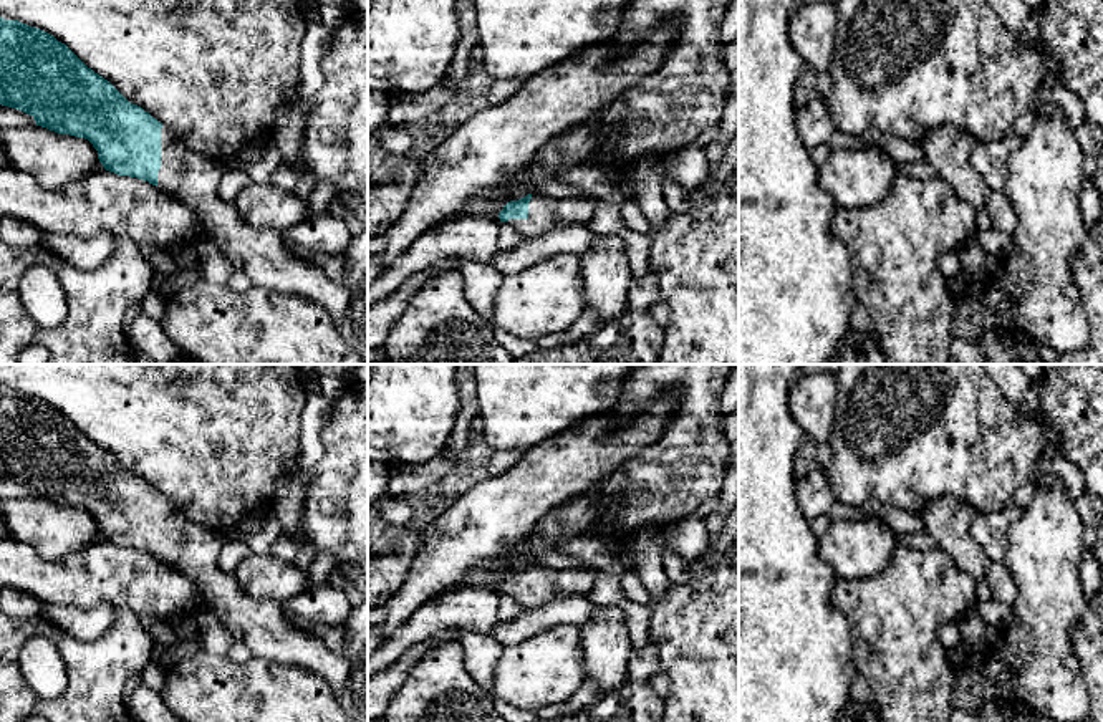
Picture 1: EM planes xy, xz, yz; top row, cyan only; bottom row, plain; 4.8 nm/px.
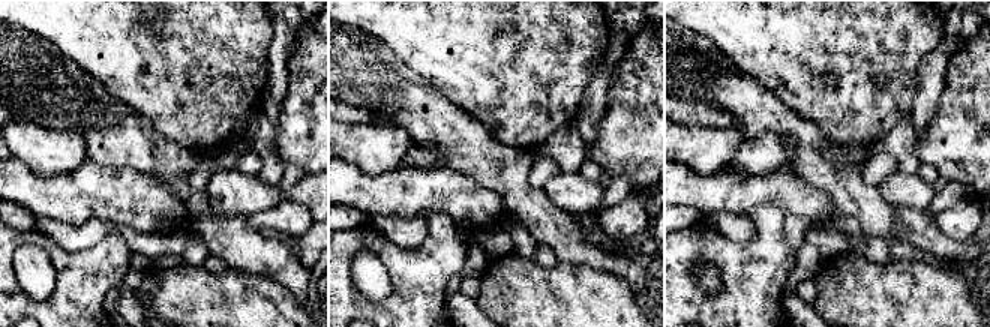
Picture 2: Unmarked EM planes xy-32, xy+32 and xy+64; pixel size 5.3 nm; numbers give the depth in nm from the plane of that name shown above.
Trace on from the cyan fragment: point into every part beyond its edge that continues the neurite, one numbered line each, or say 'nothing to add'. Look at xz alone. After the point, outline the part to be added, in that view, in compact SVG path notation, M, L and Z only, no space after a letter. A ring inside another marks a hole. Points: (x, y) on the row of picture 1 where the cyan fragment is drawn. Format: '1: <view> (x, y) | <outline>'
1: xz (545, 212) | M538 192L532 194L527 219L508 219L523 237L547 233L568 225L588 225L593 220L595 204L590 197L556 199Z

